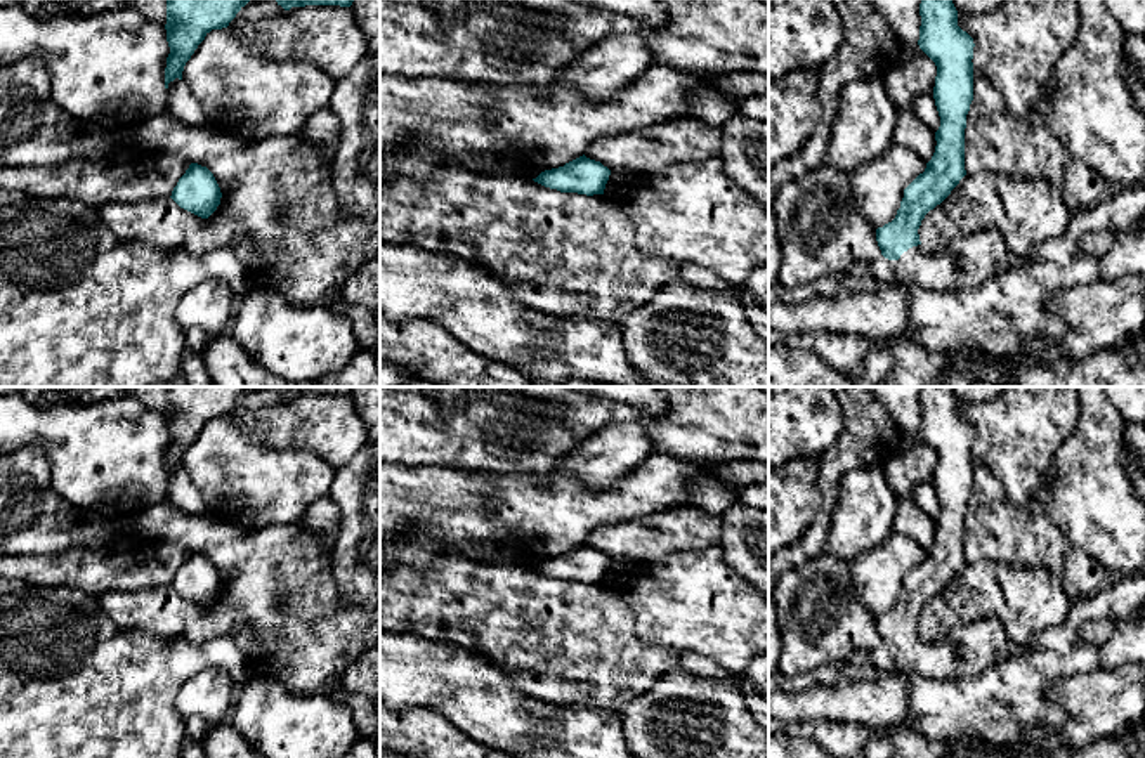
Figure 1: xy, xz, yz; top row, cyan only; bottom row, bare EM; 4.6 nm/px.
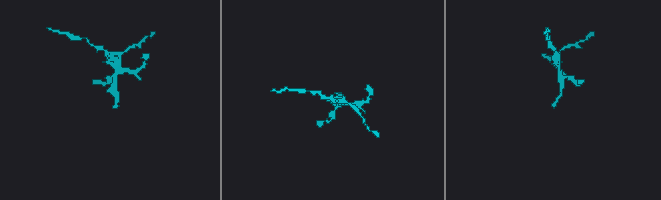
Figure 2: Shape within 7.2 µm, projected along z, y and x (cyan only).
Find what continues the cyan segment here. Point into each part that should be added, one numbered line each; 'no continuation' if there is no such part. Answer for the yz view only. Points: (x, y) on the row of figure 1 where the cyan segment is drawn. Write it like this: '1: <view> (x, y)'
1: yz (882, 316)

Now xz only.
no continuation

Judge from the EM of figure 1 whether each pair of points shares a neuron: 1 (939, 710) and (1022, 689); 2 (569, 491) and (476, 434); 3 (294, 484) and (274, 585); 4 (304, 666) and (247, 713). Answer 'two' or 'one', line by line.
1: one
2: two
3: two
4: two

